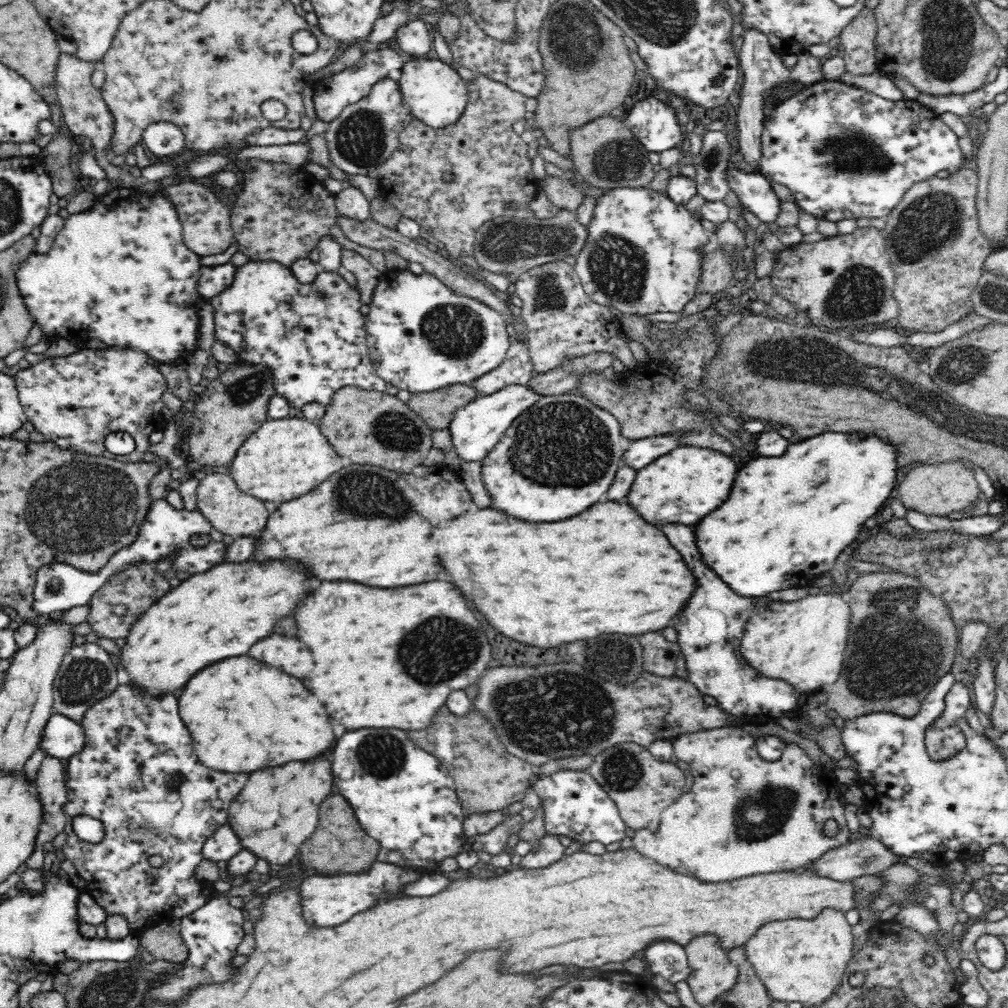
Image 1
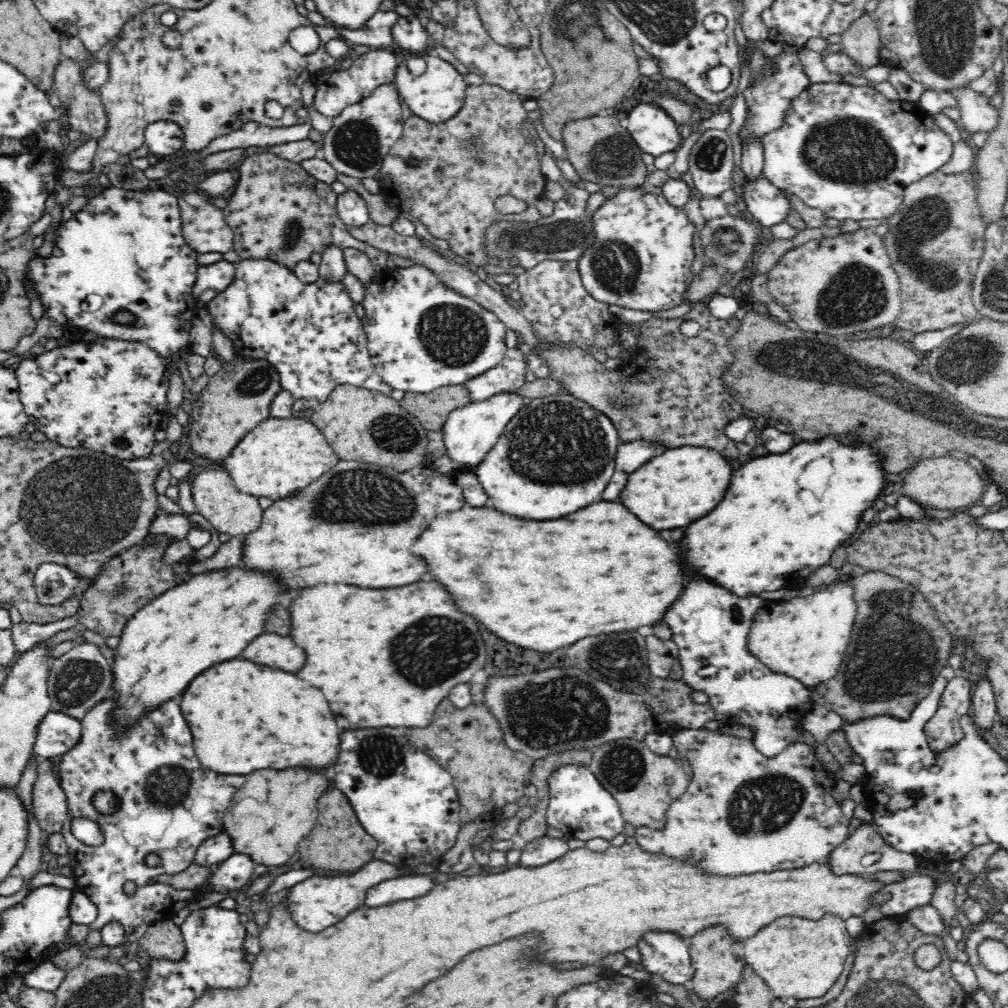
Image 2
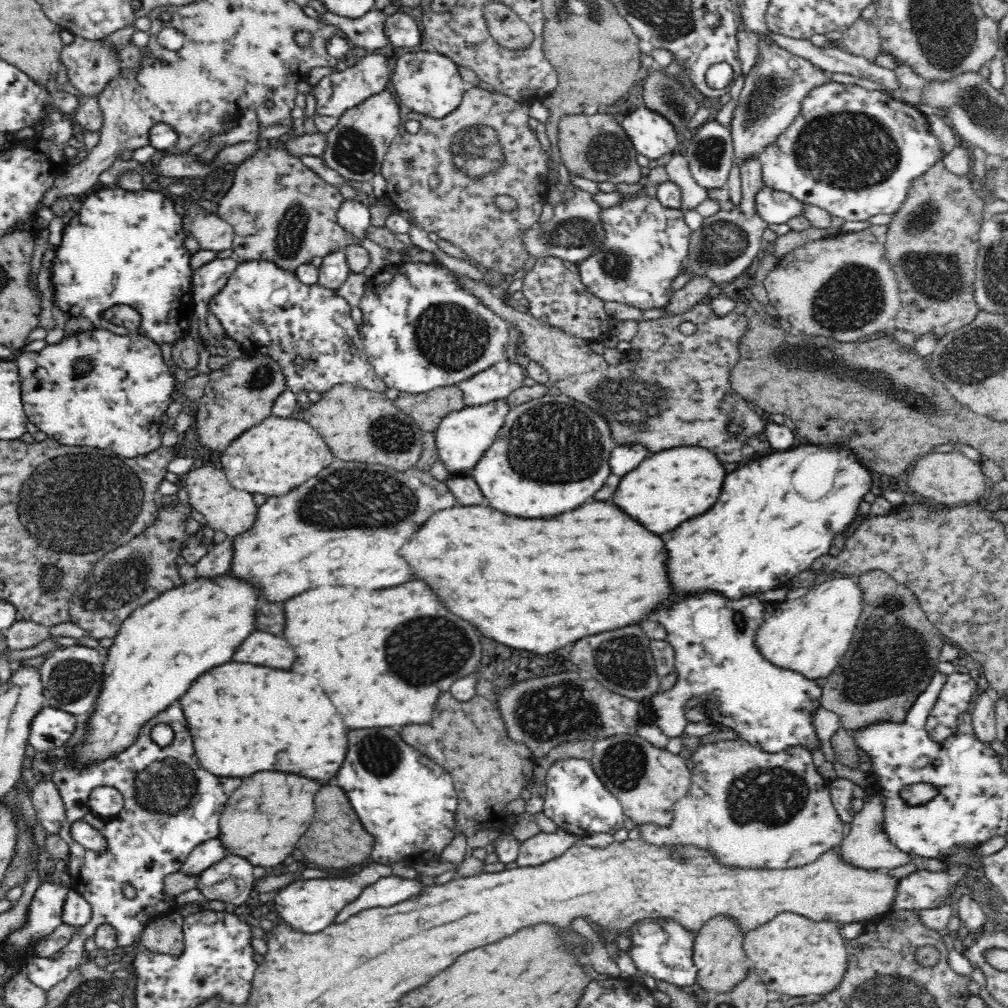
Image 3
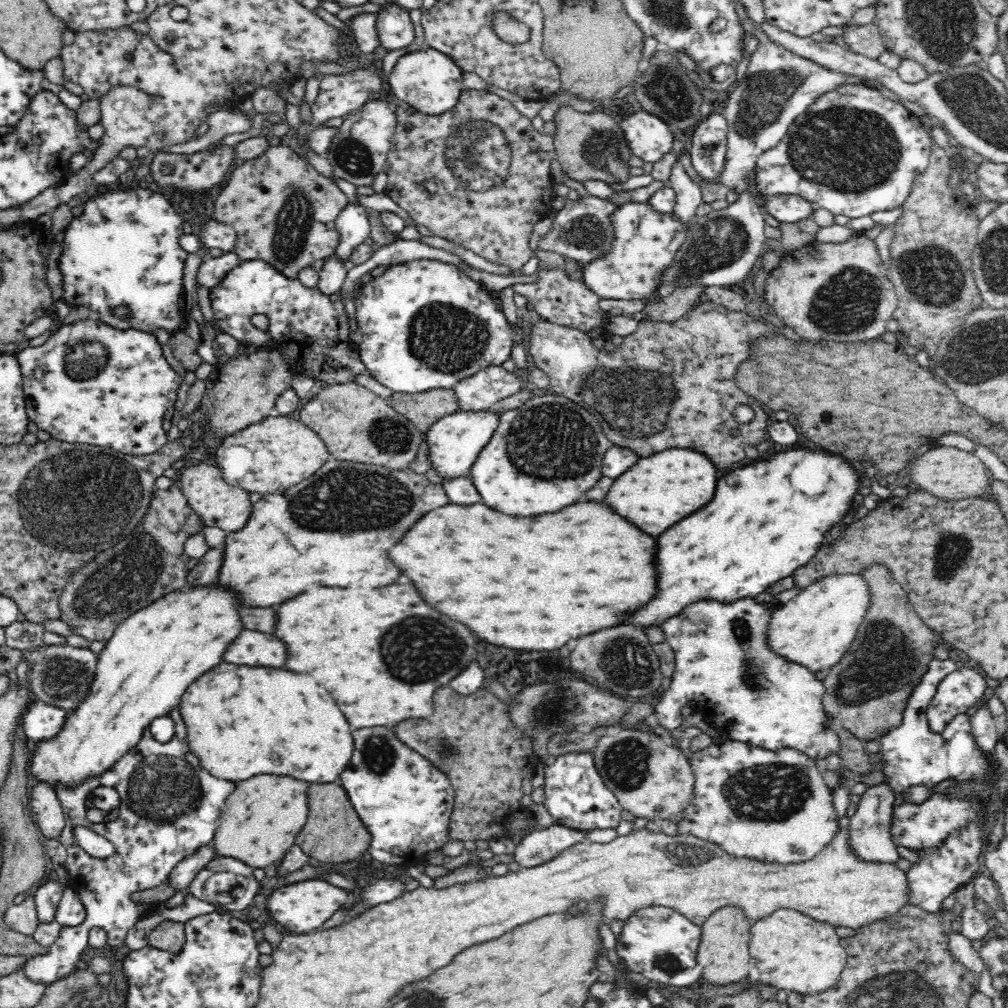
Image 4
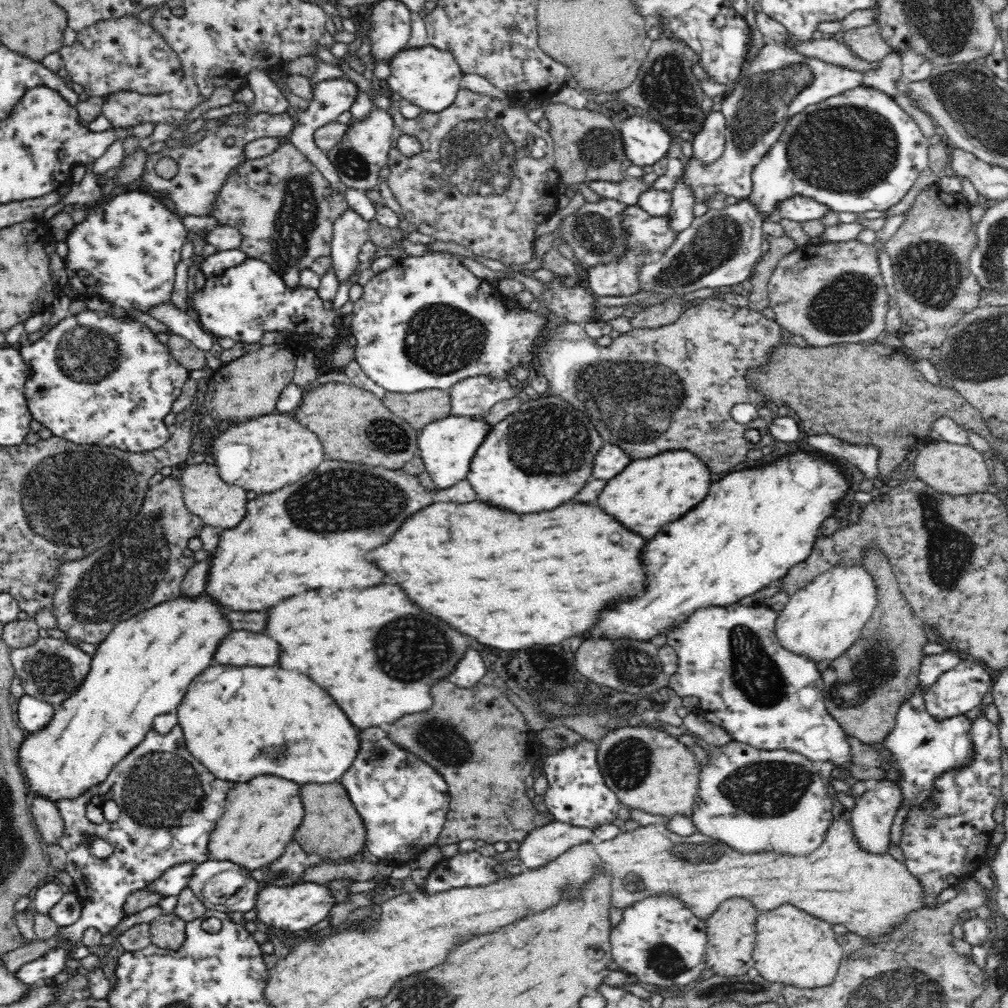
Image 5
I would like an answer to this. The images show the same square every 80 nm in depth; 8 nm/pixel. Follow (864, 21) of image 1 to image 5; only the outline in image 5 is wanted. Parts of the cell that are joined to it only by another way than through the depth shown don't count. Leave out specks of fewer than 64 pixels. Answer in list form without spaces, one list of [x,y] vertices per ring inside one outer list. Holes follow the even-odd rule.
[[[876,23],[844,33],[844,44],[854,54],[868,62],[881,61],[886,54],[893,52],[892,48],[882,39],[880,28]]]

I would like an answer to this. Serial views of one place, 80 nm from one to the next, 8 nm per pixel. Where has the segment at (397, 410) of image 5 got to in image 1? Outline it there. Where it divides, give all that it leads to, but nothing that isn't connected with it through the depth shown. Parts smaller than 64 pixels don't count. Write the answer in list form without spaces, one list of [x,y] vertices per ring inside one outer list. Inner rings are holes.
[[[455,384],[432,392],[413,393],[408,406],[433,430],[448,429],[454,413],[480,396],[472,384]]]

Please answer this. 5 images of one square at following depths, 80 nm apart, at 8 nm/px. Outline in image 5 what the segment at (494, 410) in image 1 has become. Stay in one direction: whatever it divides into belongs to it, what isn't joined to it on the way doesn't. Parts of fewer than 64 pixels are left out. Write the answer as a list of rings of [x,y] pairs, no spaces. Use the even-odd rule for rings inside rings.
[[[451,414],[442,420],[428,423],[419,431],[419,454],[426,464],[426,471],[434,479],[435,488],[448,488],[466,479],[470,471],[470,463],[493,426],[494,424],[483,419],[483,415],[454,416]]]

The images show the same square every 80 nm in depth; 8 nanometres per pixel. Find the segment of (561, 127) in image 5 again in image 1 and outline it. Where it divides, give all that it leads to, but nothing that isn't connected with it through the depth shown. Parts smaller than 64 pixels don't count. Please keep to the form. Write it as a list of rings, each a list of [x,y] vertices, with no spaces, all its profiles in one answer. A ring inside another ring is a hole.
[[[619,113],[600,117],[570,135],[571,162],[588,184],[603,190],[647,187],[657,172],[650,163],[649,151],[625,125]]]

